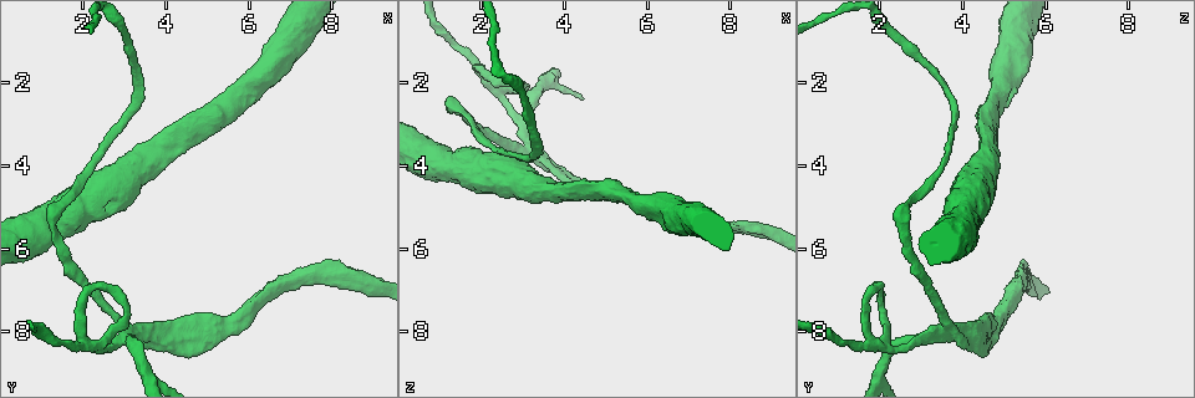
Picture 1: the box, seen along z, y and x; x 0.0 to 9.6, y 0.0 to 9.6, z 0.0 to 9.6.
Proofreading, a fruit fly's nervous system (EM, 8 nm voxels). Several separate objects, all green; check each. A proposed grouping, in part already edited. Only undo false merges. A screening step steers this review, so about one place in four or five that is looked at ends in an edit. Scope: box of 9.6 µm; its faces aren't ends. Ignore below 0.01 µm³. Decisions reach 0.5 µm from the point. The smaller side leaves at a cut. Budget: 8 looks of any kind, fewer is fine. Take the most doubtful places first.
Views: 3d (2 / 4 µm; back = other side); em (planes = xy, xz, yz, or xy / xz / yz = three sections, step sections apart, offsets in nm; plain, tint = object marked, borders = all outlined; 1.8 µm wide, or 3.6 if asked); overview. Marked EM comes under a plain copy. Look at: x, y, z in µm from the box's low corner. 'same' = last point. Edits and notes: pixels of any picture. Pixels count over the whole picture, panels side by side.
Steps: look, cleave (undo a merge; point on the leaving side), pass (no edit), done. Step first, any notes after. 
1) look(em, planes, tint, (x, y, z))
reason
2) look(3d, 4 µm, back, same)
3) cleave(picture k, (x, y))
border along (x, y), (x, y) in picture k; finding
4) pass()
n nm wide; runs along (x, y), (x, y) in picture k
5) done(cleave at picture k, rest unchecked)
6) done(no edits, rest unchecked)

look(em, planes, tint, (3.20, 7.95, 3.60))
three-way junction

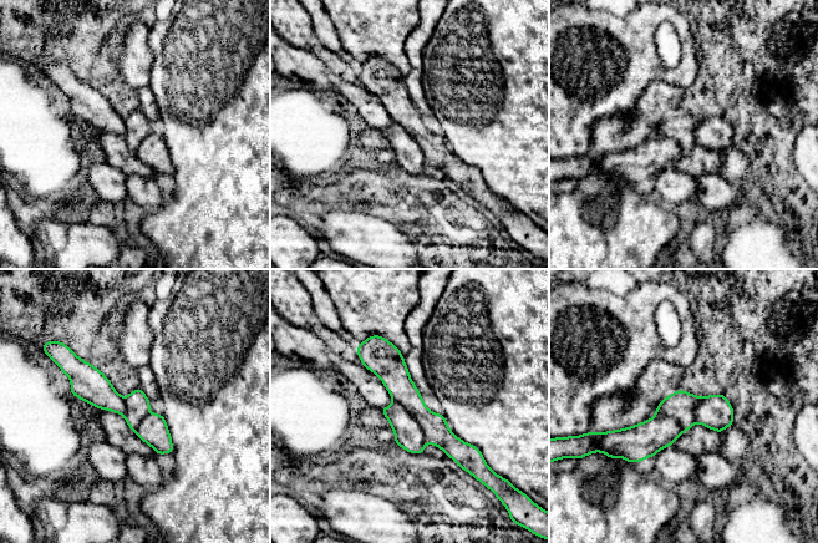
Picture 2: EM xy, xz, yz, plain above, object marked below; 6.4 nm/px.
pass()
runs along (371, 345), (407, 402), (461, 462) in picture 2; all the same cell

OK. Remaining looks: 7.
look(3d, 2 µm, (4.80, 8.00, 4.55))

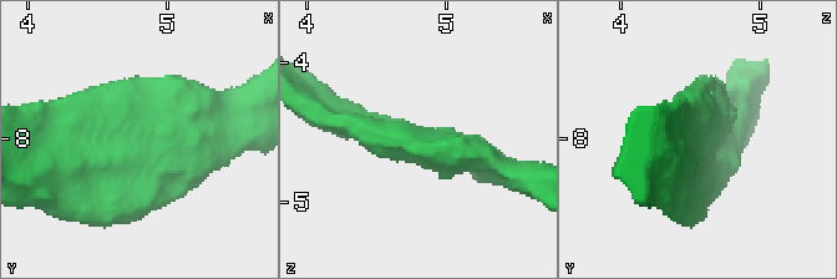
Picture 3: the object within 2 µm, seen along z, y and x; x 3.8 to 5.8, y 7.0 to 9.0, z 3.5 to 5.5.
look(em, planes, tint, (4.82, 8.00, 4.56))
now the EM

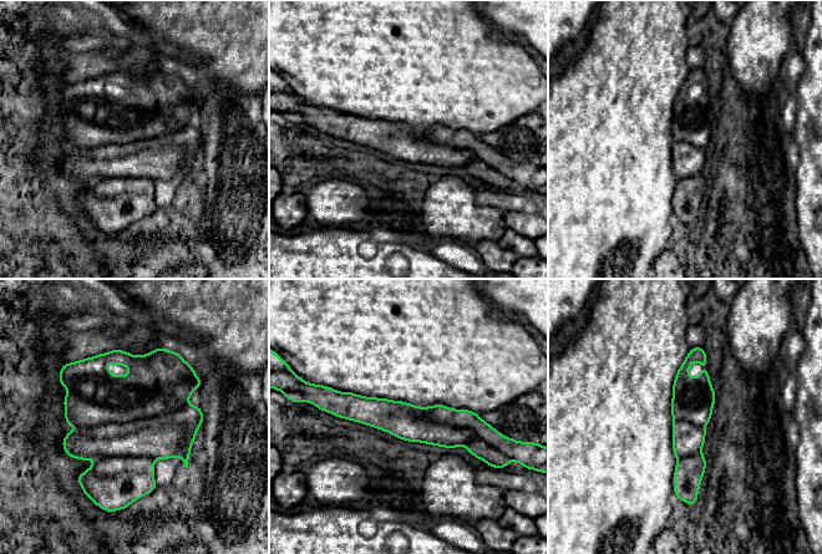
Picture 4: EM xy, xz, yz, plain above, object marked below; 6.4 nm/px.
pass()
runs along (335, 405), (411, 423), (483, 425) in picture 4; all the same cell

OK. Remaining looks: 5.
look(3d, 2 µm, (2.10, 8.35, 1.80))
a narrow waist

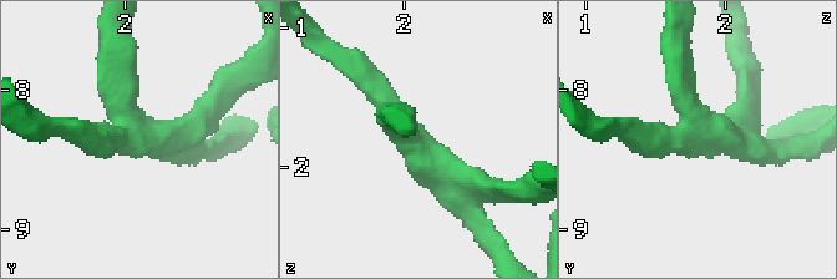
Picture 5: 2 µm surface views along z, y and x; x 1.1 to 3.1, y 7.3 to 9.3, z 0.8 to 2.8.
look(em, xz, step 16, tint, (2.14, 8.32, 1.86))

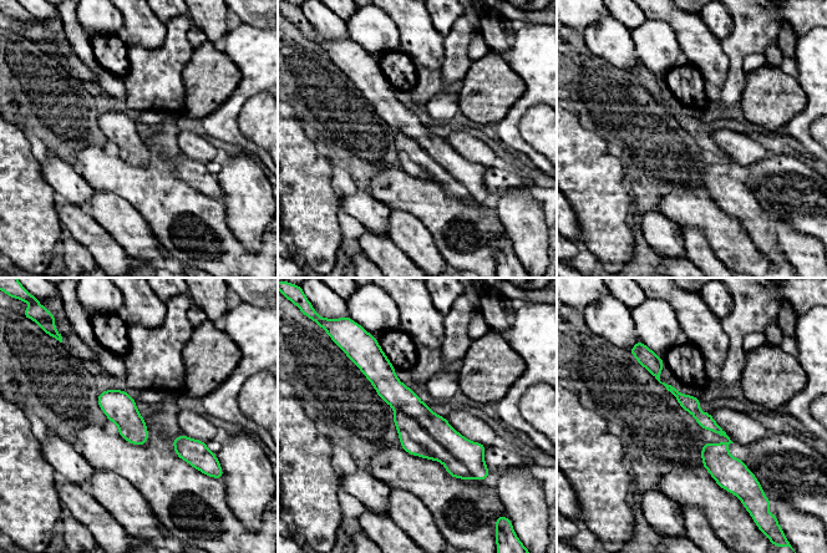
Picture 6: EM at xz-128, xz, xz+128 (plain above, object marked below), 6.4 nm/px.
look(em, planes, borders, same)

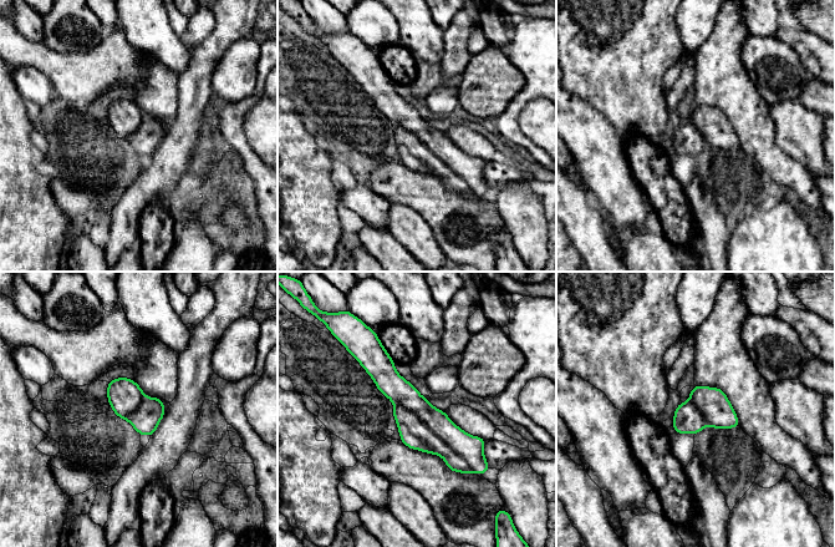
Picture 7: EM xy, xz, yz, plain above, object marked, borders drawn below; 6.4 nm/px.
pass()
220 nm wide; runs along (378, 348), (385, 376), (464, 469) in picture 7; one cell here

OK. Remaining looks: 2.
done(no edits, rest unchecked)

